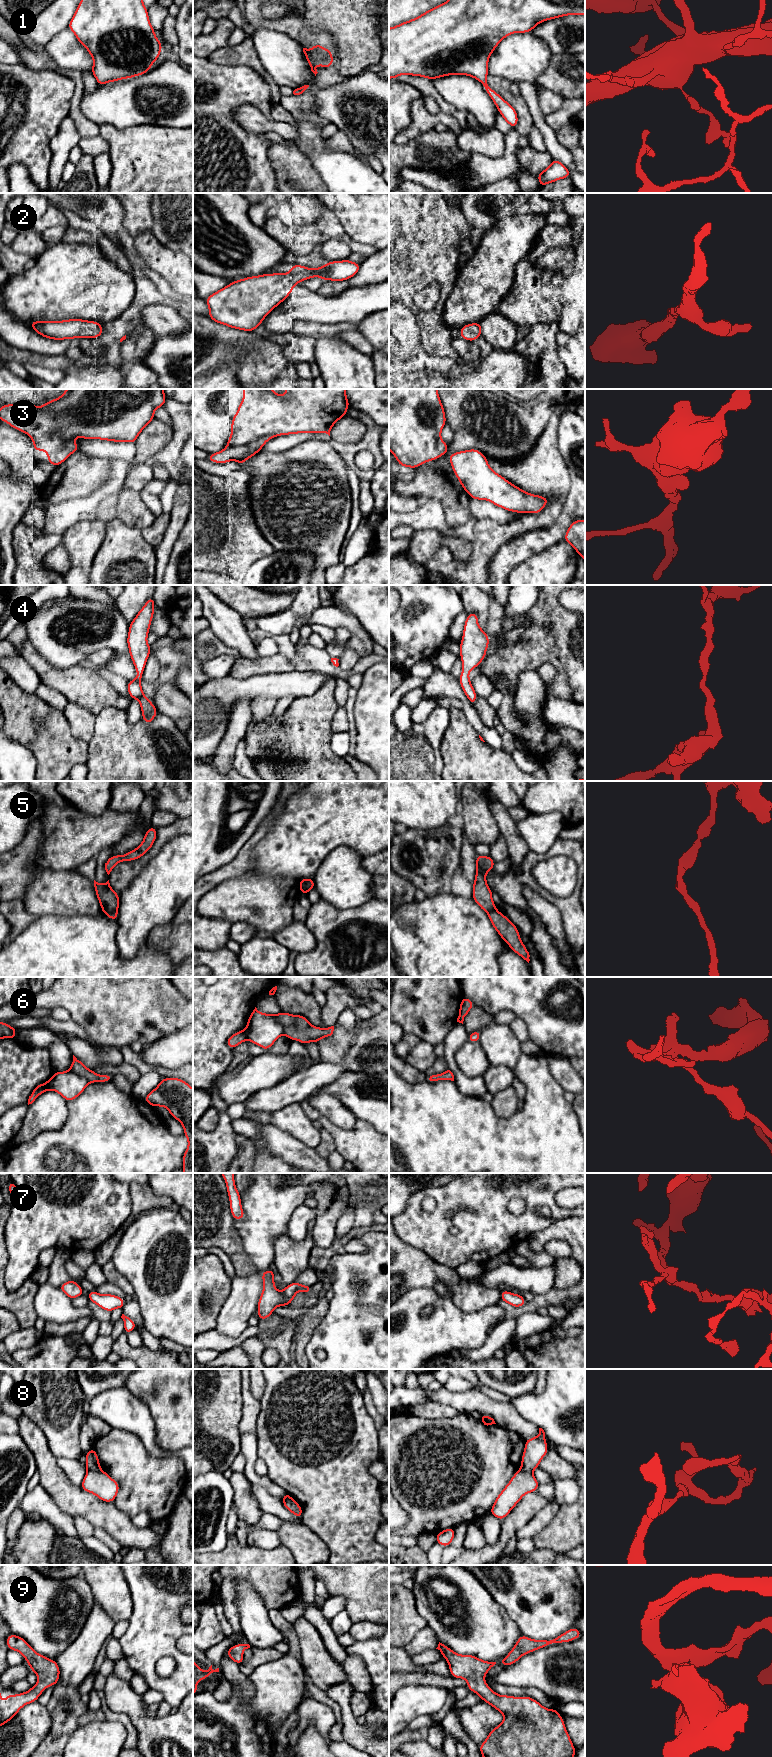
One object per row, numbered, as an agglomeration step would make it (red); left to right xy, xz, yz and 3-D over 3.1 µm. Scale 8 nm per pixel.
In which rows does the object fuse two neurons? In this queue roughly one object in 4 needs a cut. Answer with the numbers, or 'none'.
8

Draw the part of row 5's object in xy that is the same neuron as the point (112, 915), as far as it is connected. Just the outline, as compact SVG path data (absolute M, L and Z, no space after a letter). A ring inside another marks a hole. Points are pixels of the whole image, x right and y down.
M94 880L94 887L102 912L110 919L117 921L117 910L120 905L119 894L111 888L109 880L105 884Z

